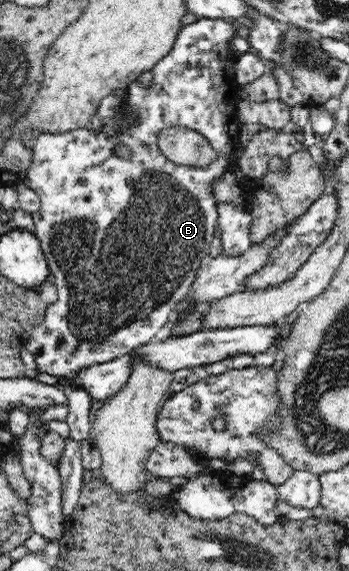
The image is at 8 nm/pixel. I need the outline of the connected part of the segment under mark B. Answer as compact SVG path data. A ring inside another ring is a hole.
M198 18L191 24L183 25L169 54L167 54L165 58L157 61L157 64L154 64L154 68L152 69L153 84L151 84L149 88L144 88L144 86L138 84L137 81L134 81L128 86L129 100L127 100L125 107L127 107L129 113L135 113L137 117L141 117L141 120L139 123L133 123L132 127L129 127L129 132L125 132L123 136L117 136L116 139L112 138L112 136L107 136L103 126L99 128L97 134L94 134L92 130L89 130L88 126L85 126L78 130L65 133L41 133L39 128L25 128L26 130L23 132L21 138L19 138L19 140L22 140L23 147L31 152L32 158L31 165L27 169L26 174L27 187L34 190L40 198L40 208L38 212L33 213L33 223L35 224L33 233L39 239L40 247L44 252L44 257L50 268L51 281L55 283L58 294L58 299L55 304L44 307L44 316L29 335L24 347L30 354L33 354L39 371L45 372L45 374L51 374L51 376L65 378L66 380L66 386L63 390L65 390L68 398L67 405L69 407L69 414L65 422L69 425L70 433L68 438L64 440L64 449L62 450L62 455L57 464L59 475L61 475L61 481L63 481L61 489L63 489L63 518L65 518L65 520L69 520L70 514L77 506L83 481L87 477L83 469L83 462L81 461L81 442L89 438L92 427L92 424L89 423L89 412L91 412L89 409L93 402L95 402L93 398L88 395L88 392L84 392L84 389L76 384L75 376L79 375L85 367L116 360L119 356L133 353L137 347L149 343L149 340L151 340L151 338L157 334L157 331L161 330L163 324L167 322L169 312L177 309L177 306L190 294L192 284L197 278L204 258L209 255L210 244L218 230L218 203L213 198L212 184L222 174L225 174L227 171L235 170L236 162L234 162L234 157L238 150L240 140L241 122L237 117L237 100L241 90L236 83L234 68L238 55L235 53L235 50L231 48L231 44L229 43L231 38L235 38L239 26L242 26L242 24L235 20L212 18ZM175 126L184 126L185 128L191 128L197 133L201 133L201 135L211 143L213 151L217 153L218 157L216 160L205 168L177 165L169 161L169 159L161 153L161 150L159 150L157 140L161 130L164 128L173 128ZM117 146L127 146L130 149L127 157L121 158L119 154L116 154Z

